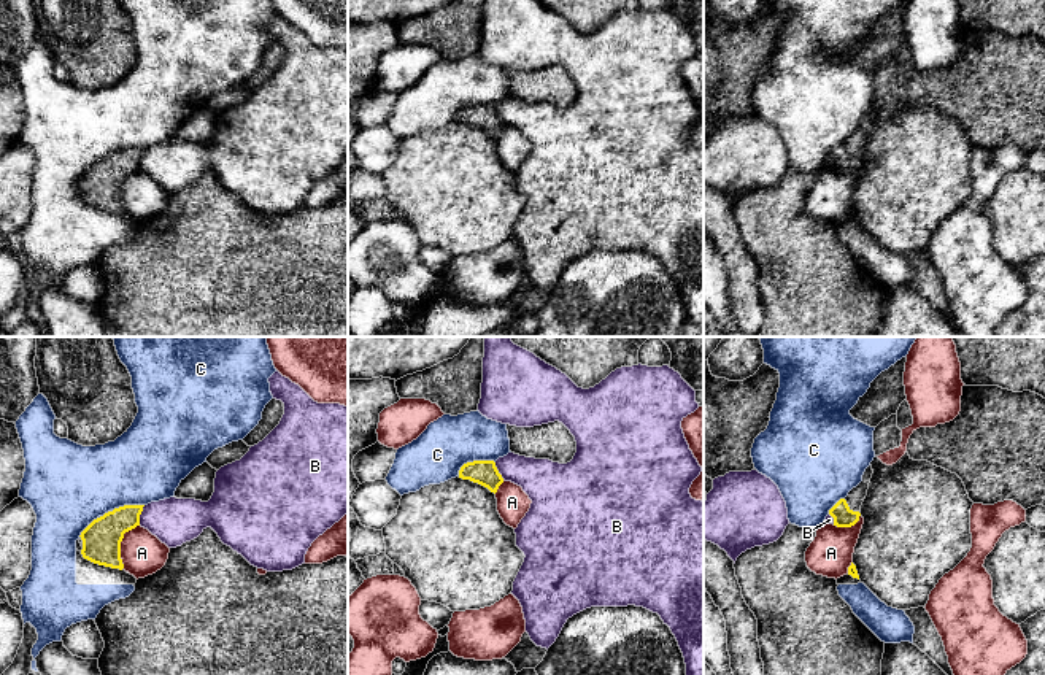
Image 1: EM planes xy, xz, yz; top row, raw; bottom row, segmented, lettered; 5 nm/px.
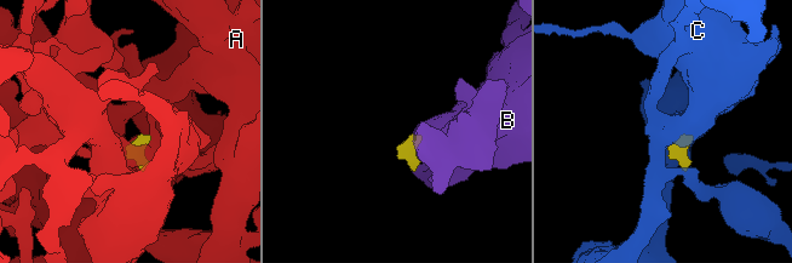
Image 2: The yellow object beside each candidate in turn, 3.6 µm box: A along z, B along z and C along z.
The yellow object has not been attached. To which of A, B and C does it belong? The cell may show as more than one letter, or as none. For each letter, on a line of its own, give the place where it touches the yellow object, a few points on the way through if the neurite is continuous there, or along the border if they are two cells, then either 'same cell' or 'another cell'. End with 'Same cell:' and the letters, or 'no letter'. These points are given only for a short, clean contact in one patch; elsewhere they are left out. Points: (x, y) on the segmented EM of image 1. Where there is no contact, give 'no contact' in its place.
A: meets yellow in xy at (119, 545); border along xy (138, 524), (129, 529), (121, 542), (121, 569); another cell
B: meets yellow in xy at (140, 513); border along xy (145, 505), (138, 524); another cell
C: meets yellow in xy at (110, 512); another cell
Same cell: no letter

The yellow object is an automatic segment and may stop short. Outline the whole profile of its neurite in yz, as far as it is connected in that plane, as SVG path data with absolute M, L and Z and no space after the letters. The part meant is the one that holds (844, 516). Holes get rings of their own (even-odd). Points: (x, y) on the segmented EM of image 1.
M869 465L862 475L862 481L829 510L829 515L834 518L834 526L851 527L859 521L861 505L867 496L872 473L872 465Z

